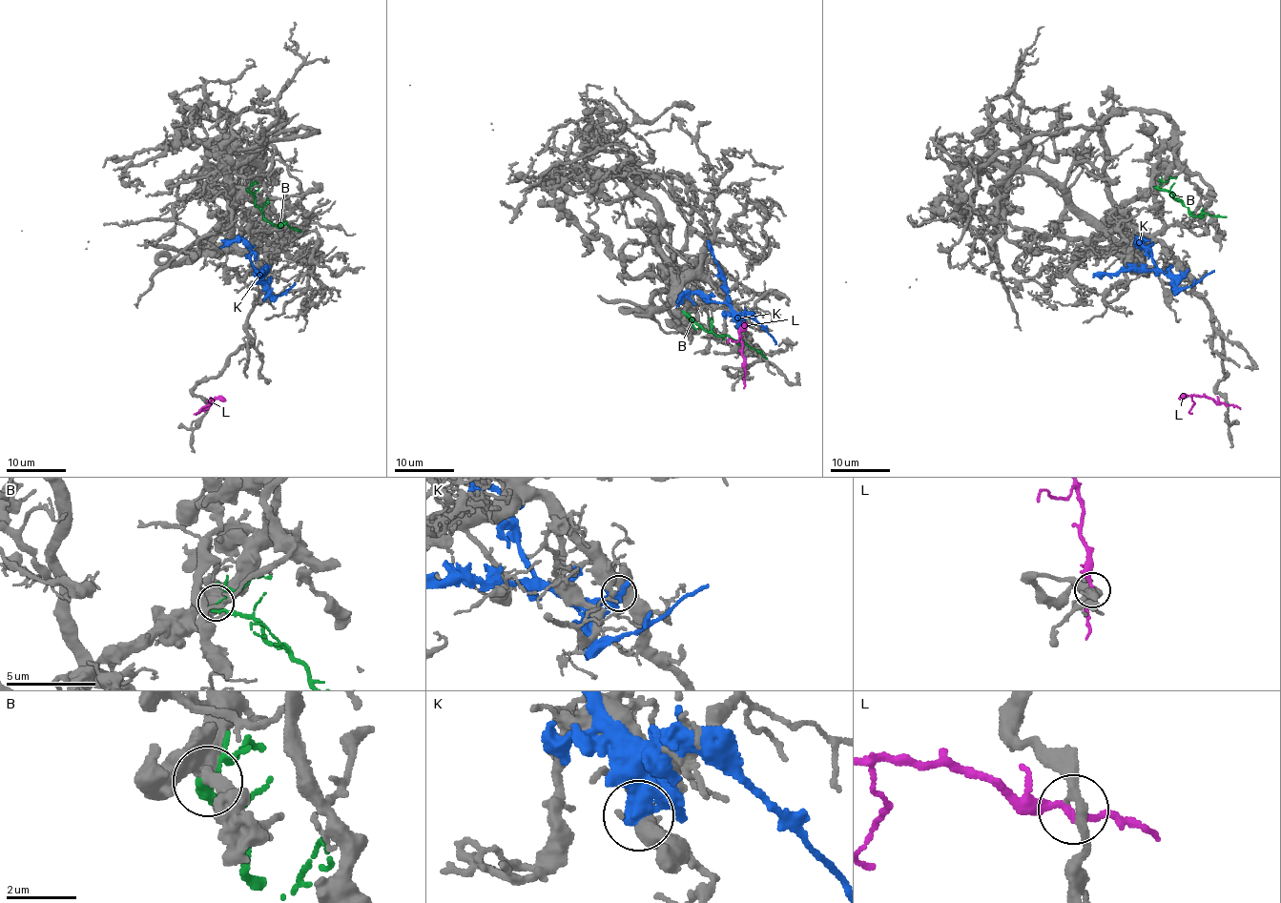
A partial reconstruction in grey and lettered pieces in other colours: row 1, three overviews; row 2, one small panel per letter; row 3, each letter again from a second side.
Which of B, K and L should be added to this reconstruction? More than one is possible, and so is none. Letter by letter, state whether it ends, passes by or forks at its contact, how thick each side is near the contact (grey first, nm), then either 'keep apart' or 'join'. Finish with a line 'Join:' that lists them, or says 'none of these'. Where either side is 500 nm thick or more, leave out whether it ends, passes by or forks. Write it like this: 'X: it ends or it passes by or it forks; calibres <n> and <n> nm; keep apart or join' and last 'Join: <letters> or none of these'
B: it passes by; calibres 380 and 280 nm; keep apart
K: it passes by; calibres 480 and 380 nm; keep apart
L: it passes by; calibres 240 and 200 nm; join
Join: L

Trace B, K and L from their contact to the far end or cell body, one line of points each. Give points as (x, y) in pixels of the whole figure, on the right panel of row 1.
B: (1157, 186), (1167, 190), (1193, 215), (1204, 213), (1227, 217)
K: (1185, 273), (1165, 275), (1151, 257), (1151, 252), (1137, 238), (1142, 249)
L: (1225, 404), (1215, 403), (1205, 396), (1192, 396), (1194, 404), (1189, 411), (1192, 414)

